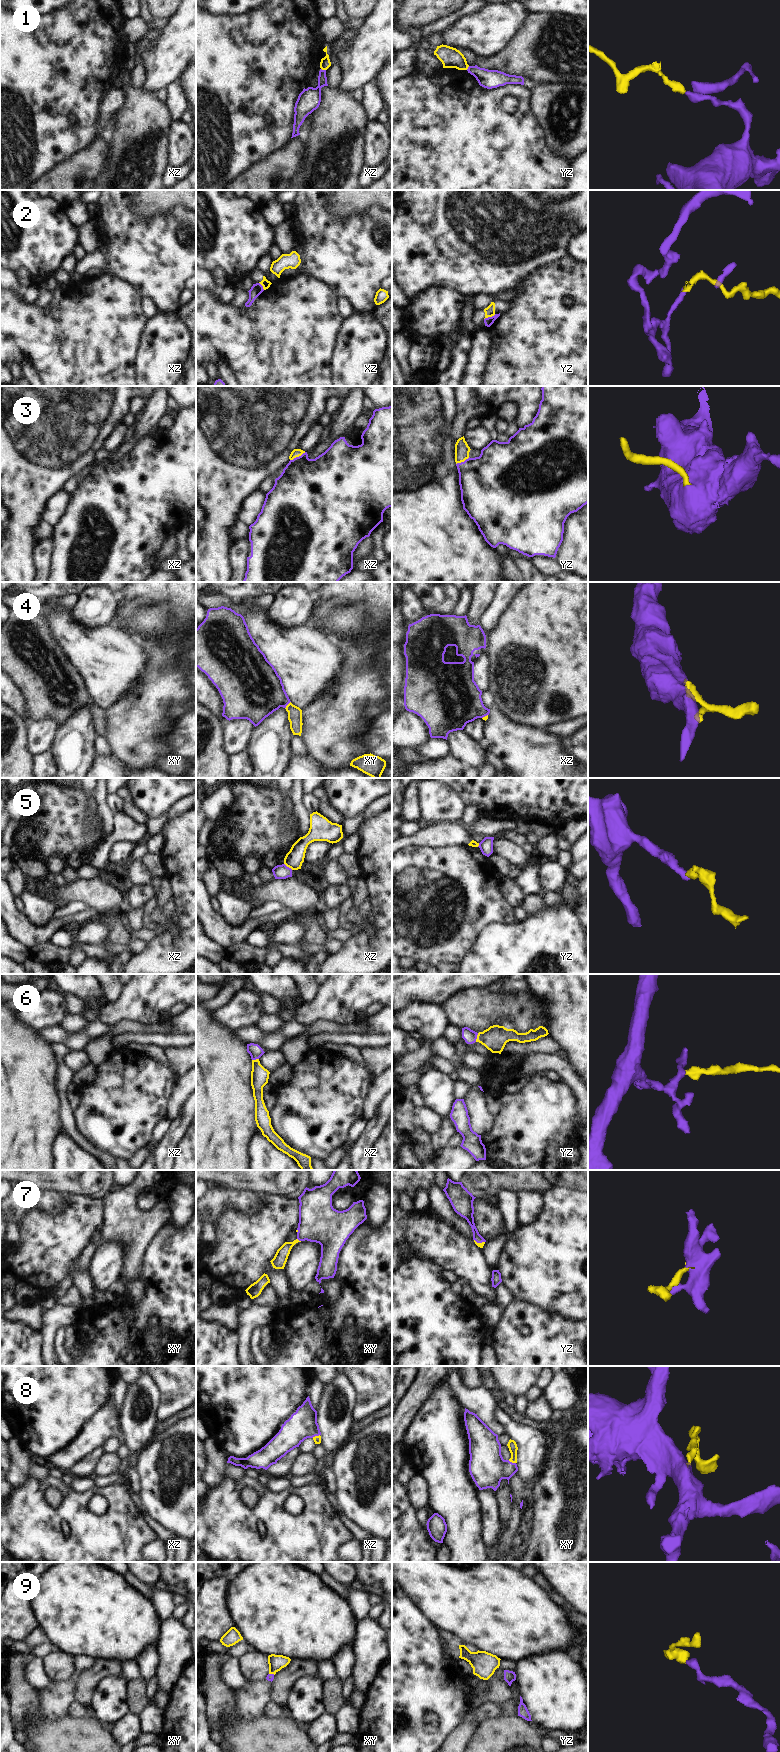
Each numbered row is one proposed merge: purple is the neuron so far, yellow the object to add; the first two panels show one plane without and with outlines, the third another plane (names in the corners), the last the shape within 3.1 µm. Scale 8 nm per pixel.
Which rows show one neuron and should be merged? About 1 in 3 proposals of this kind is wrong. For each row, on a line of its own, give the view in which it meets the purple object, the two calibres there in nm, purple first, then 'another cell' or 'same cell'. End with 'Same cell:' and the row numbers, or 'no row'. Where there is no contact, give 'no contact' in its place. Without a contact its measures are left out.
1: xz | 170/90 nm | another cell
2: yz | 70/80 nm | another cell
3: xz | 460/70 nm | same cell
4: xy | 400/110 nm | same cell
5: xz | 110/150 nm | another cell
6: yz | 110/200 nm | same cell
7: xy | 320/110 nm | same cell
8: xy | 300/70 nm | same cell
9: xy | 60/130 nm | same cell
Same cell: 3, 4, 6, 7, 8, 9

